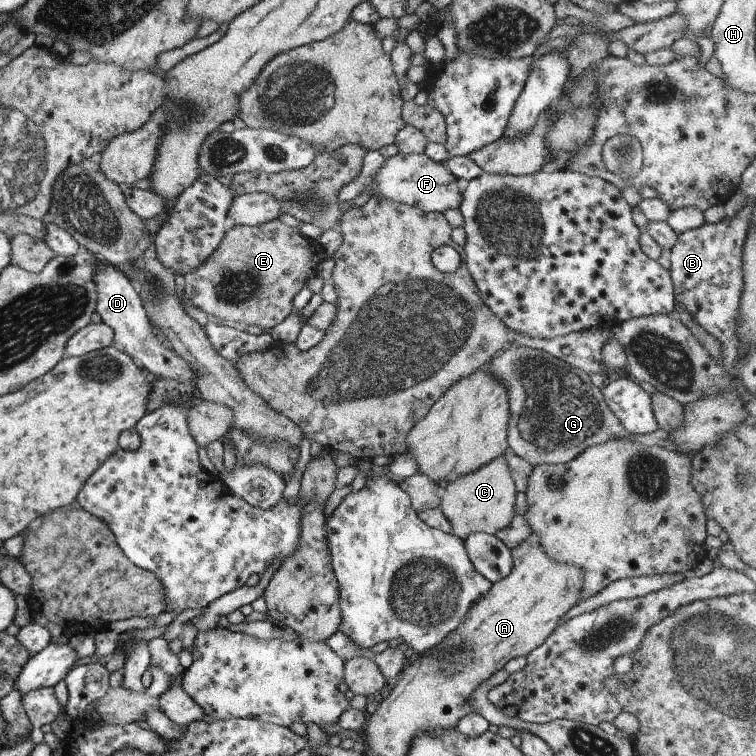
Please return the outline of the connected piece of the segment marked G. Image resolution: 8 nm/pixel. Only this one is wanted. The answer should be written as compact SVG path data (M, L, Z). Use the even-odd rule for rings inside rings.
M517 345L517 348L491 358L487 366L488 373L506 385L510 411L508 450L532 468L543 464L566 464L589 446L621 438L673 450L668 432L661 428L645 434L627 432L604 402L601 390L591 383L589 375L547 352Z

